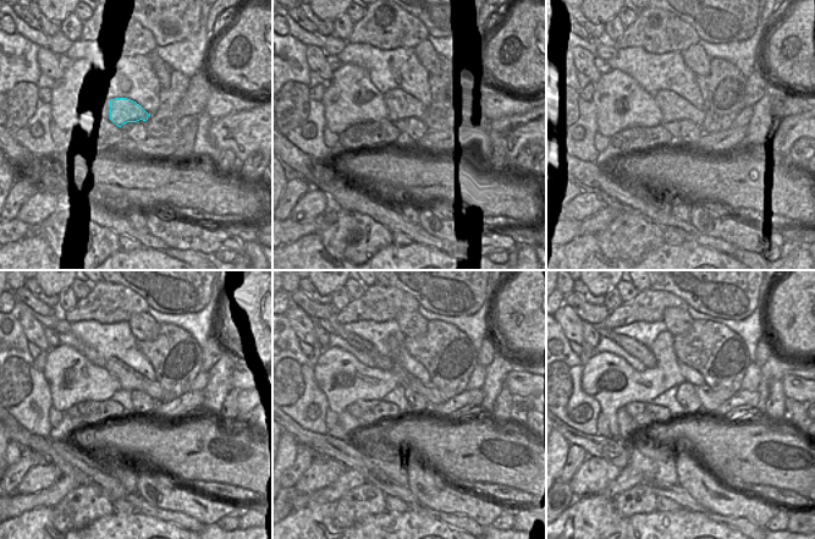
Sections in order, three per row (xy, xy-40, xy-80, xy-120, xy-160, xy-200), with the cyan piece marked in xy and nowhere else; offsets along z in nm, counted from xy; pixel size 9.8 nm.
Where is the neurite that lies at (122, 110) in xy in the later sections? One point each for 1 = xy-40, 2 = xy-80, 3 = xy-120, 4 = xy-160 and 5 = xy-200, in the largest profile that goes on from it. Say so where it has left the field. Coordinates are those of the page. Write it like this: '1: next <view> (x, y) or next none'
1: next xy-40 (400, 105)
2: next xy-80 (673, 106)
3: next xy-120 (128, 379)
4: next xy-160 (429, 391)
5: next xy-200 (631, 346)

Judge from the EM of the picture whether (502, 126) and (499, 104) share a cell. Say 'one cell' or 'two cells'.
two cells

